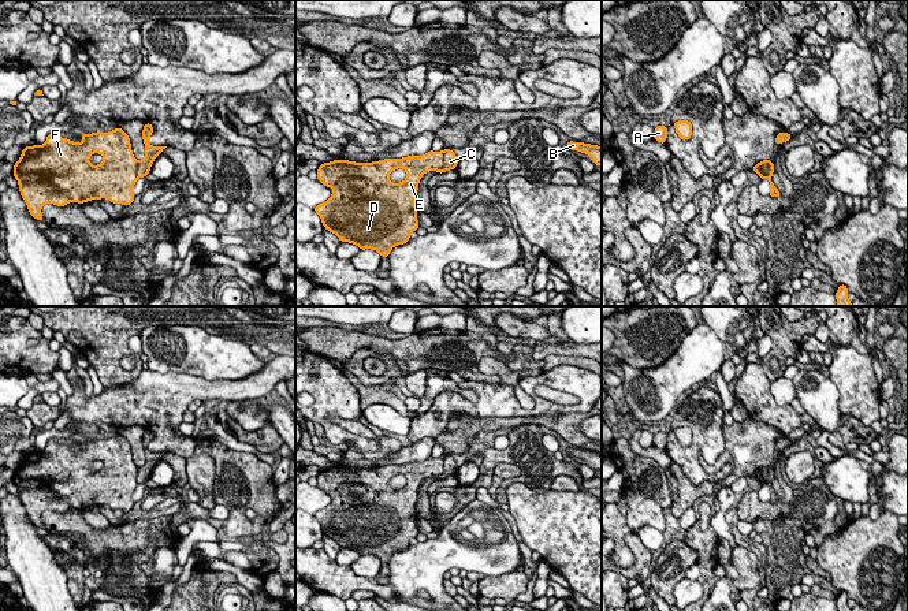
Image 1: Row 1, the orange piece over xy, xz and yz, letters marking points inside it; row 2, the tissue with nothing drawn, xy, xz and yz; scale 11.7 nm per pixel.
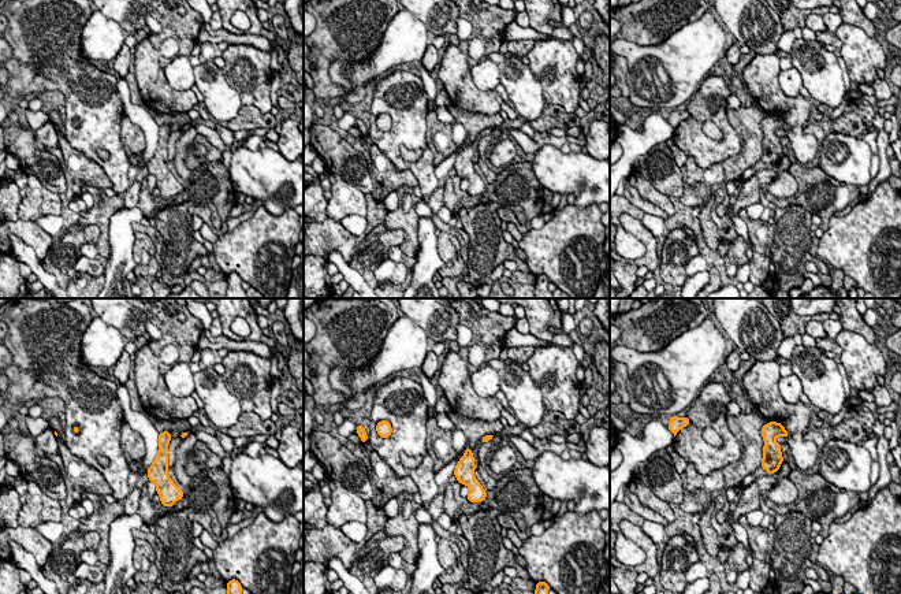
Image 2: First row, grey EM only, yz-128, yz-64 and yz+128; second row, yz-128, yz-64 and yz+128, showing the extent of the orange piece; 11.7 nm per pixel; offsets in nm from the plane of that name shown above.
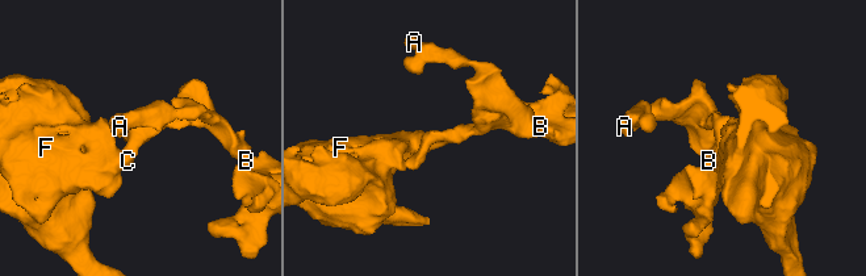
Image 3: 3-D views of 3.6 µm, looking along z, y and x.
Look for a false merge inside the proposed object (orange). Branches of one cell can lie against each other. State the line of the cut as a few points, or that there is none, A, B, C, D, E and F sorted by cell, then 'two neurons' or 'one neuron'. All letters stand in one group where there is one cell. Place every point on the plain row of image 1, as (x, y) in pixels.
cut in xz along (443, 457), (443, 470), (436, 476); A B C / D E F; two neurons

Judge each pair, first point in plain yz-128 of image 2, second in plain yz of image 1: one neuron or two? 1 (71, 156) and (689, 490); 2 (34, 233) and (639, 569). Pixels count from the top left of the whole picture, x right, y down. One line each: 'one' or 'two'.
1: one
2: one

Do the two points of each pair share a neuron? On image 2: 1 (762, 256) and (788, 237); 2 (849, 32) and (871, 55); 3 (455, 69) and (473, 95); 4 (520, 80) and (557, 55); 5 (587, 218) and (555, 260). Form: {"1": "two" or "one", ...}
{"1": "two", "2": "one", "3": "one", "4": "two", "5": "one"}

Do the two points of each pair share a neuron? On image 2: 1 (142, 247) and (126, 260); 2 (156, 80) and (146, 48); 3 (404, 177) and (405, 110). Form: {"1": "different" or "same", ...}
{"1": "different", "2": "same", "3": "different"}

